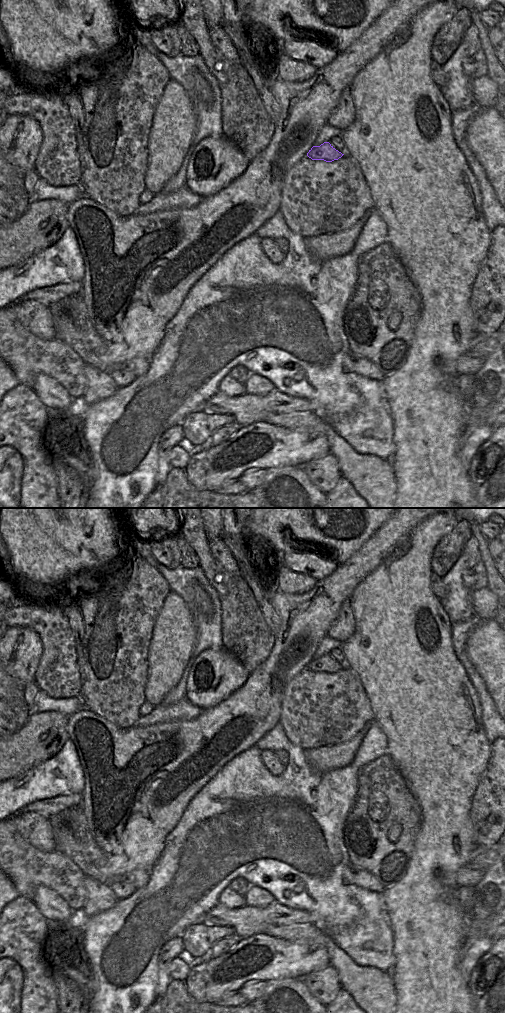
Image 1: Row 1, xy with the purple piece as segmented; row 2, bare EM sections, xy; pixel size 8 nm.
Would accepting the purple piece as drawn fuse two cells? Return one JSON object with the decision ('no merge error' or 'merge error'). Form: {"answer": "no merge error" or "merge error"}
{"answer": "no merge error"}

